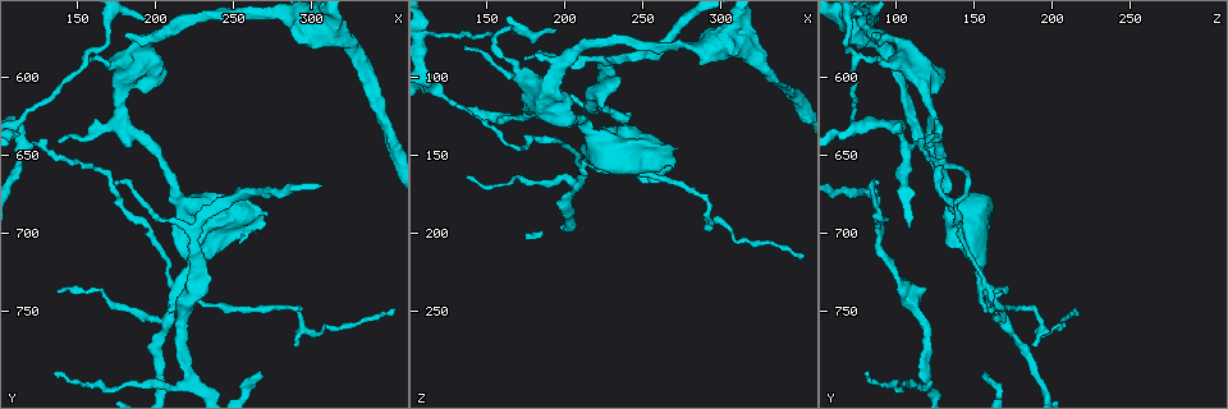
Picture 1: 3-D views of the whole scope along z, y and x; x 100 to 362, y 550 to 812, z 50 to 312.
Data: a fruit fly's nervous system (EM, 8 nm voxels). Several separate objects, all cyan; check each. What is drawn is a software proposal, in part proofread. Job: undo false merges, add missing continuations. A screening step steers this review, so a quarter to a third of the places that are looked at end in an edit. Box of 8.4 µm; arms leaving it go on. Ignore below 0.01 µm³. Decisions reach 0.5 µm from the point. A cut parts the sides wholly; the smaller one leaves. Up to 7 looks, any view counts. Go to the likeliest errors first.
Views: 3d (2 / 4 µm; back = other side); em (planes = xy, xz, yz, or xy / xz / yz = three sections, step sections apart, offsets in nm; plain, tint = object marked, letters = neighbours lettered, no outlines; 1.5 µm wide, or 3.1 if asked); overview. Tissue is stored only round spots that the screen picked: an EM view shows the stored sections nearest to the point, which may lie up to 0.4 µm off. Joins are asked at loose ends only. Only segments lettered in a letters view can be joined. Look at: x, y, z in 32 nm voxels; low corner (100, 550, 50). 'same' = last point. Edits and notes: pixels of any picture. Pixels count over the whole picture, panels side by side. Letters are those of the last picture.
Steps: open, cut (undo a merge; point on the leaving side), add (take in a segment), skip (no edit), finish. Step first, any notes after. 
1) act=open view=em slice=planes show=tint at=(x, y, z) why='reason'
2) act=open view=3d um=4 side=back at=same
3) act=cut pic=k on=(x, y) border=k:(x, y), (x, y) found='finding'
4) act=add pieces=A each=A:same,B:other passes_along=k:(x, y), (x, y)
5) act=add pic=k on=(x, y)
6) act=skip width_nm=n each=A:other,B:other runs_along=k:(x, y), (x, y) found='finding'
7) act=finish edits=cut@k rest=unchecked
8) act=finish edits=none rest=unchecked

act=open view=em slice=xy step=8 show=tint at=(270, 694, 156) why='stops while still wide'

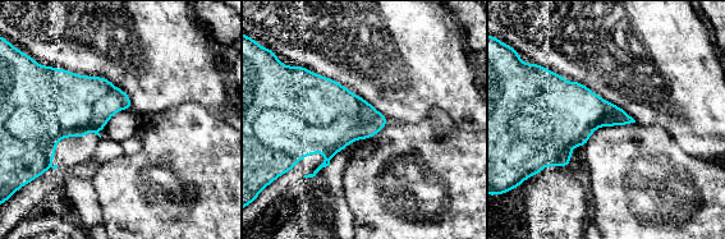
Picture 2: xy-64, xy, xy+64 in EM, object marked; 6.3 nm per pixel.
act=open view=em slice=planes show=letters at=same

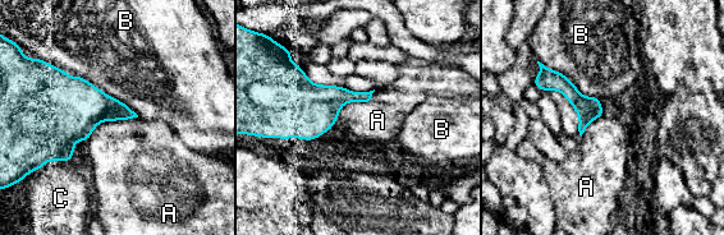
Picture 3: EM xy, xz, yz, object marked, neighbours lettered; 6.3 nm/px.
act=skip each=A:other,B:other,C:other runs_along=3:(540, 81), (562, 83), (600, 114) found='no lettered segment goes on from it'

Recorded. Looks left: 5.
act=open view=3d um=4 side=back at=(156, 588, 76)

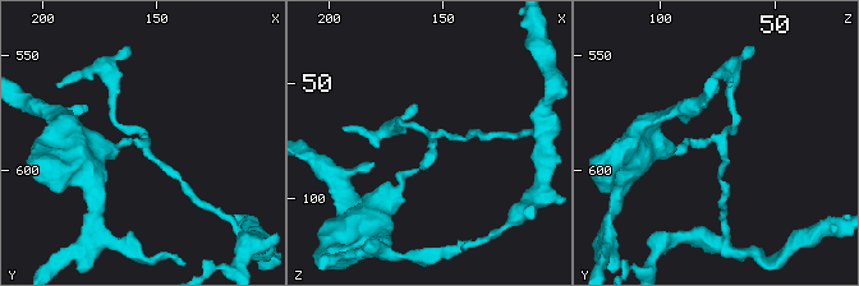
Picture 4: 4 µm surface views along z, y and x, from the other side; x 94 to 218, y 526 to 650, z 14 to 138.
act=open view=em slice=planes show=tint at=(154, 586, 77) why='now the EM'

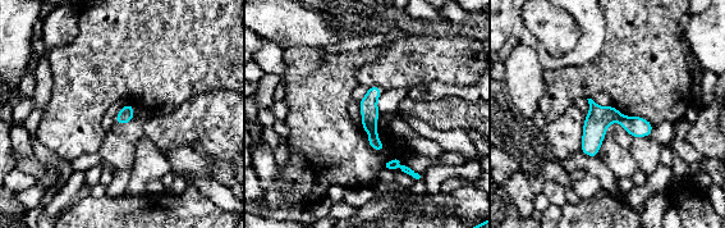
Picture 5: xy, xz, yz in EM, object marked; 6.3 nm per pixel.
act=open view=em slice=planes show=letters at=same

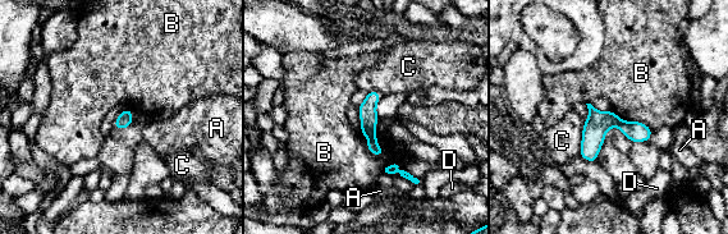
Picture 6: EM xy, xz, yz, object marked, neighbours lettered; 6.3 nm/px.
act=cut pic=6 on=(369, 118) width_nm=100 each=A:other,B:other,C:other,D:other border=6:(362, 125), (374, 129) found='a second neuron is stuck on'

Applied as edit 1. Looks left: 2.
act=open view=em slice=planes show=letters at=(180, 630, 122) why='a fork'

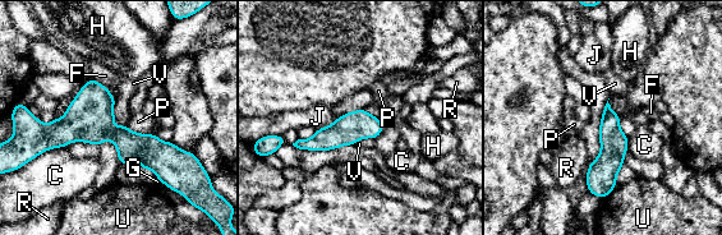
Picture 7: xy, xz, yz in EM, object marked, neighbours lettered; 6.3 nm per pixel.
act=skip width_nm=170 each=C:other,F:other,G:other,H:other,J:other,P:other,R:other,U:other,V:other runs_along=7:(41, 127), (183, 153) found='one neuron here'

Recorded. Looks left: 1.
act=finish edits=cut@6 rest=unchecked

